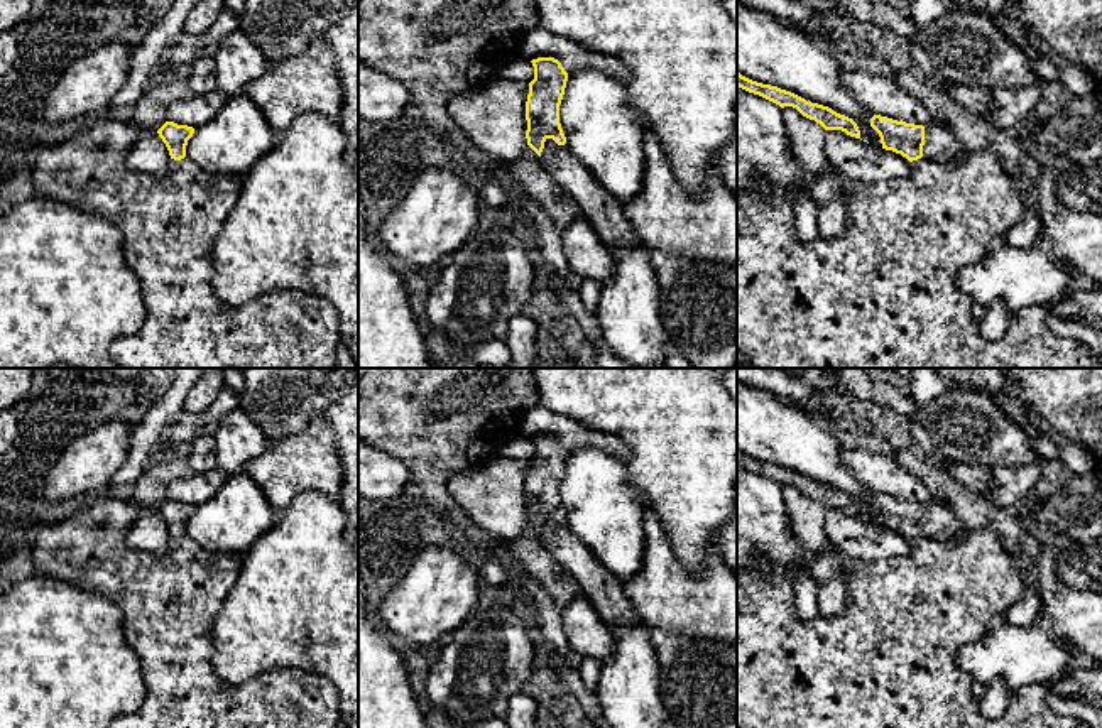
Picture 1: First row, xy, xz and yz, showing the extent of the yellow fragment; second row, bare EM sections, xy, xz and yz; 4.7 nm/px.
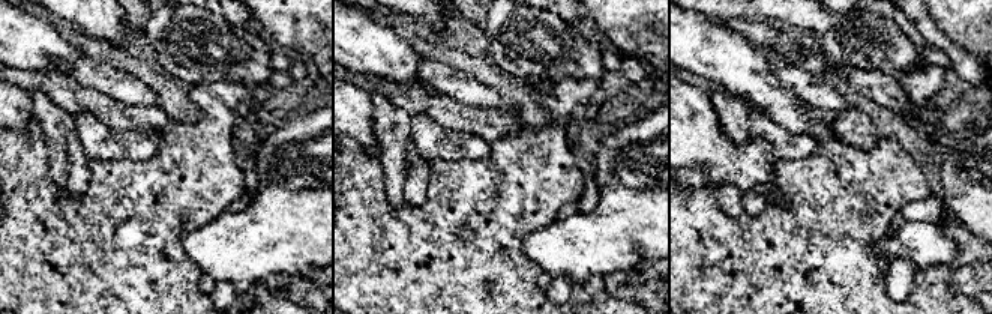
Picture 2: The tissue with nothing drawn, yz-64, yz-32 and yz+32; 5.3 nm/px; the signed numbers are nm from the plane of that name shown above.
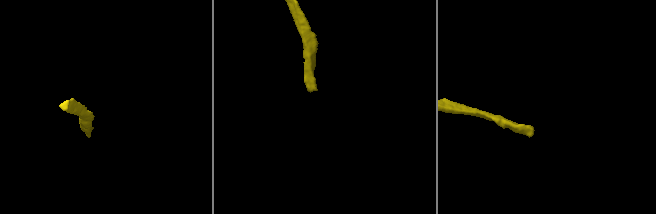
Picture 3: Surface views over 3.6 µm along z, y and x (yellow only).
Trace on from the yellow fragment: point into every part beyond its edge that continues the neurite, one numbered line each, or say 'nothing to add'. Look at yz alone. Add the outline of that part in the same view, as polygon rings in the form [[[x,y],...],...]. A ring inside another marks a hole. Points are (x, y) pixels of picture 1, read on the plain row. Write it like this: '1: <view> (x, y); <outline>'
1: yz (940, 521); [[[931,502],[930,505],[925,505],[923,535],[958,539],[967,530],[968,527],[945,503]]]

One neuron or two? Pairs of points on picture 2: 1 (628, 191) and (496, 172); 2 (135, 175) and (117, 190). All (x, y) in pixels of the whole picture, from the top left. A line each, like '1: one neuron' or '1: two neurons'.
1: two neurons
2: one neuron

